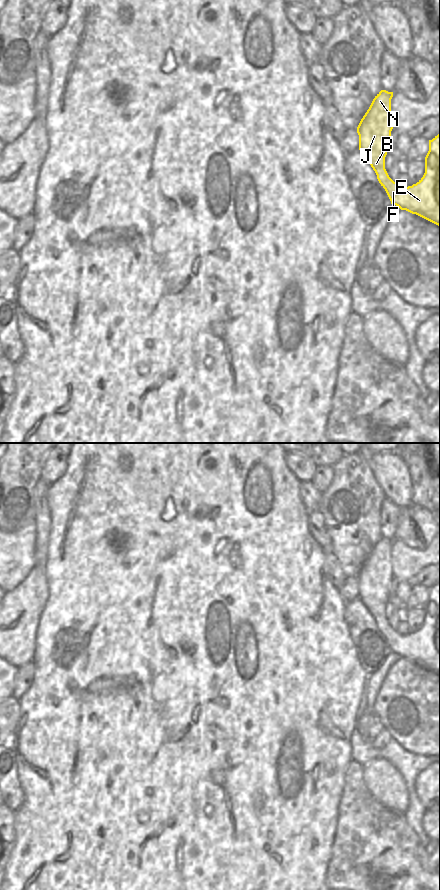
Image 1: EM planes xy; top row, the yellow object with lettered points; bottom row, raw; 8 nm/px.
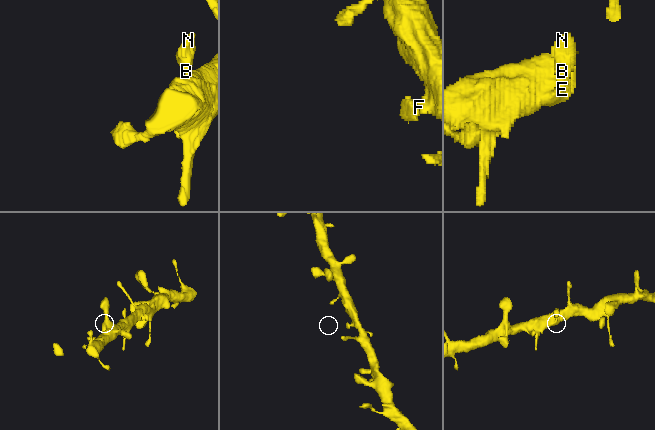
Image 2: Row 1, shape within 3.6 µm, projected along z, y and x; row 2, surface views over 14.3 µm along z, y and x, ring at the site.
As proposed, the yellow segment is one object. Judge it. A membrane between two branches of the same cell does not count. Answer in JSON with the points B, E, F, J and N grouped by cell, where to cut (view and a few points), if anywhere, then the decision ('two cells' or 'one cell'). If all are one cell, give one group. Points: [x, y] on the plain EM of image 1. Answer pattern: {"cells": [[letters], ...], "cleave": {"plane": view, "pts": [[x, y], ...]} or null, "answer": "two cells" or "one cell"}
{"cells": [["B", "E", "F", "J", "N"]], "cleave": null, "answer": "one cell"}

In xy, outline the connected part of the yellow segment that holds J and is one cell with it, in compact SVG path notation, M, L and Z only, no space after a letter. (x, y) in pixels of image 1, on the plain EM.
M381 538L373 547L357 575L359 598L375 619L391 652L440 674L440 582L429 588L423 625L406 636L394 630L385 617L393 577L392 545L393 540Z

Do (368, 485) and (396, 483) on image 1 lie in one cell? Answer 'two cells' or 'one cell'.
two cells

